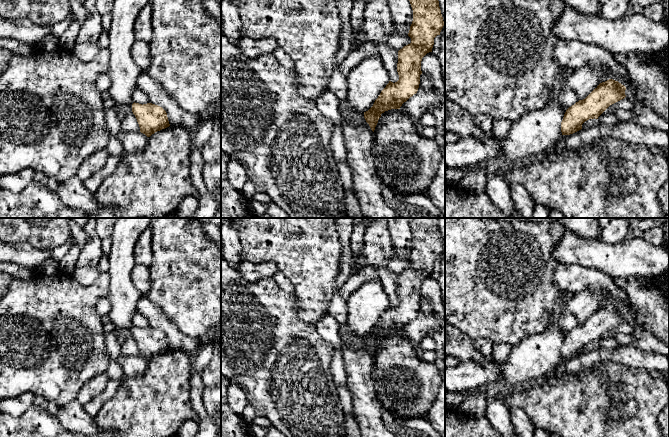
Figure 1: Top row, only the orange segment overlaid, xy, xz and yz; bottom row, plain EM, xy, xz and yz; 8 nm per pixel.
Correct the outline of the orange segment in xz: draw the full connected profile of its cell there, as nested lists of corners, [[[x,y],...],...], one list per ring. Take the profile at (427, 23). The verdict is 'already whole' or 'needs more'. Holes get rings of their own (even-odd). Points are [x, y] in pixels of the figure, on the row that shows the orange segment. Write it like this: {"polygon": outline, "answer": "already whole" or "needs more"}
{"polygon": [[[409,0],[413,10],[413,21],[408,36],[411,43],[398,51],[397,72],[399,80],[395,83],[389,81],[381,91],[373,106],[364,112],[364,118],[374,132],[381,114],[391,109],[400,109],[402,104],[417,93],[420,84],[421,61],[429,52],[432,52],[434,38],[440,35],[444,26],[443,17],[438,0]]], "answer": "already whole"}

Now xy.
{"polygon": [[[132,104],[132,112],[140,127],[140,132],[150,137],[157,131],[170,126],[166,111],[155,104]]], "answer": "already whole"}

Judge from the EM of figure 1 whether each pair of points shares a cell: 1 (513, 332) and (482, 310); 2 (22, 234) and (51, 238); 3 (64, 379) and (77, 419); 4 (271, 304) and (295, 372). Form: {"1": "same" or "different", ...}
{"1": "same", "2": "same", "3": "different", "4": "same"}

